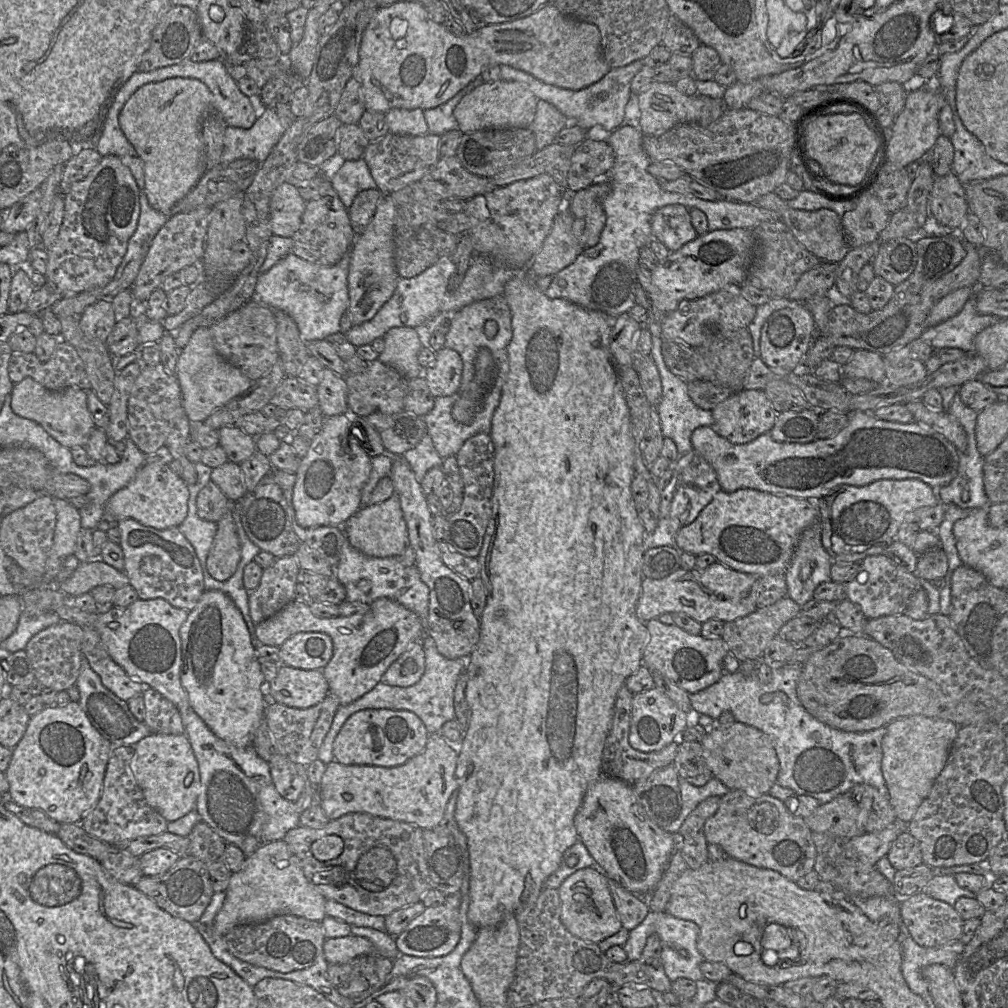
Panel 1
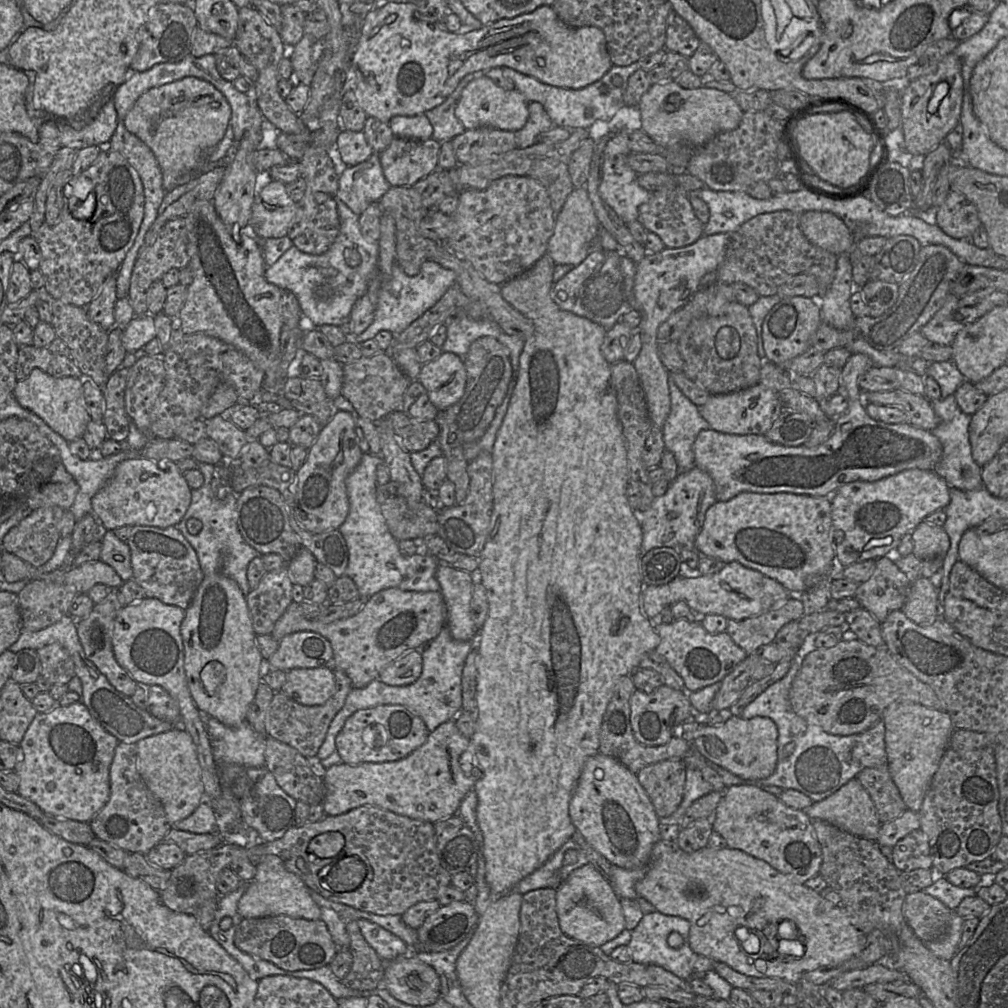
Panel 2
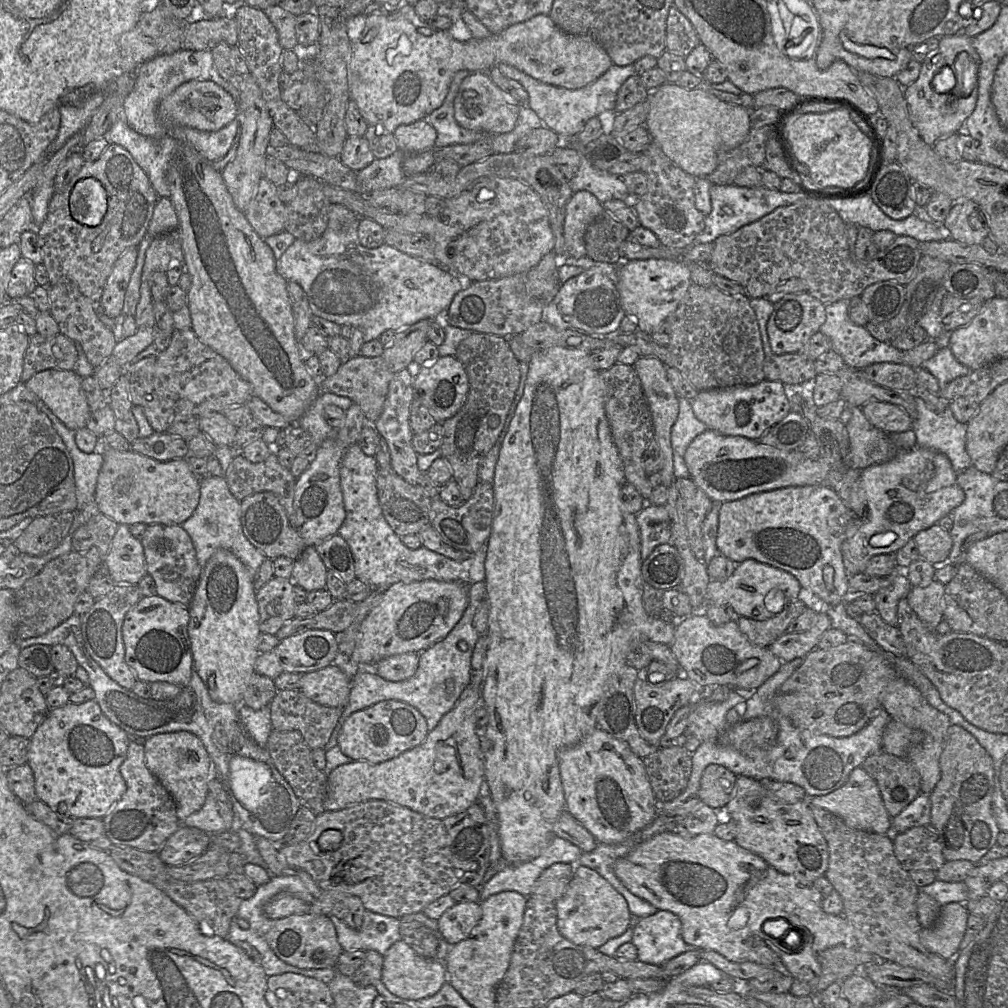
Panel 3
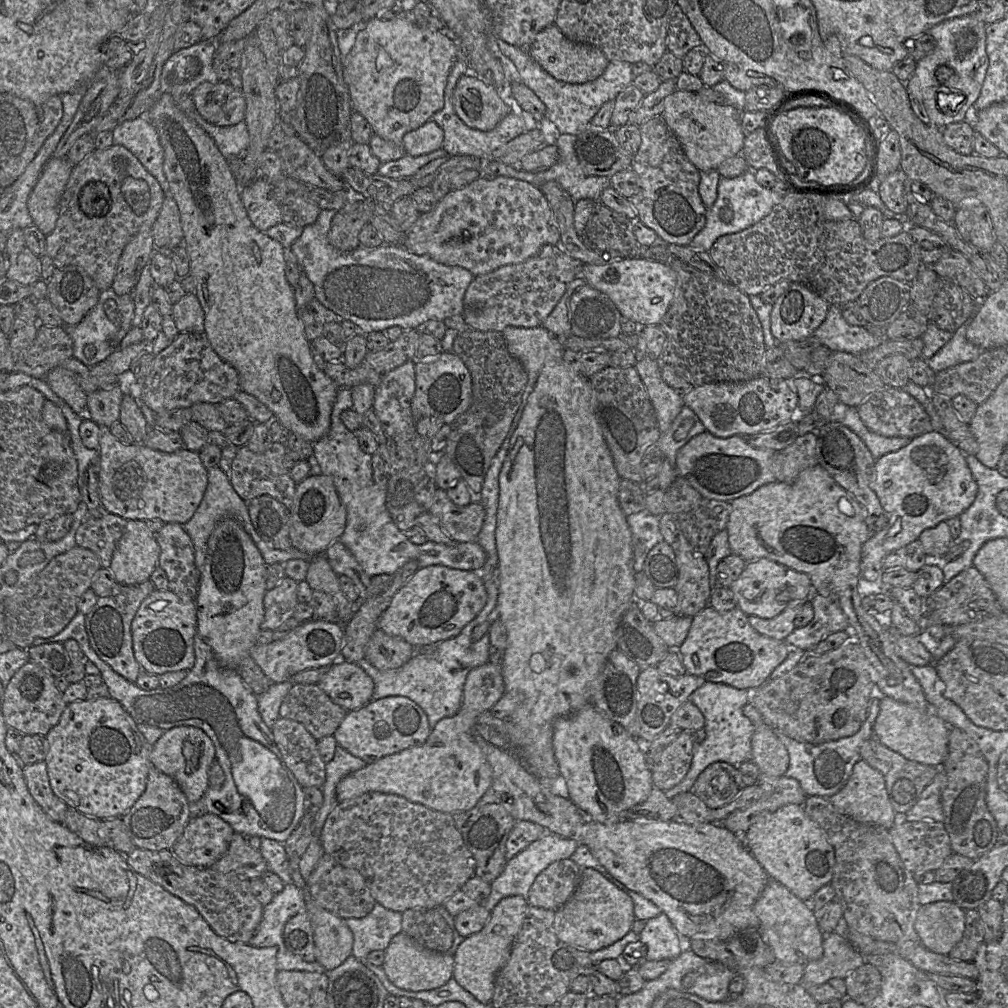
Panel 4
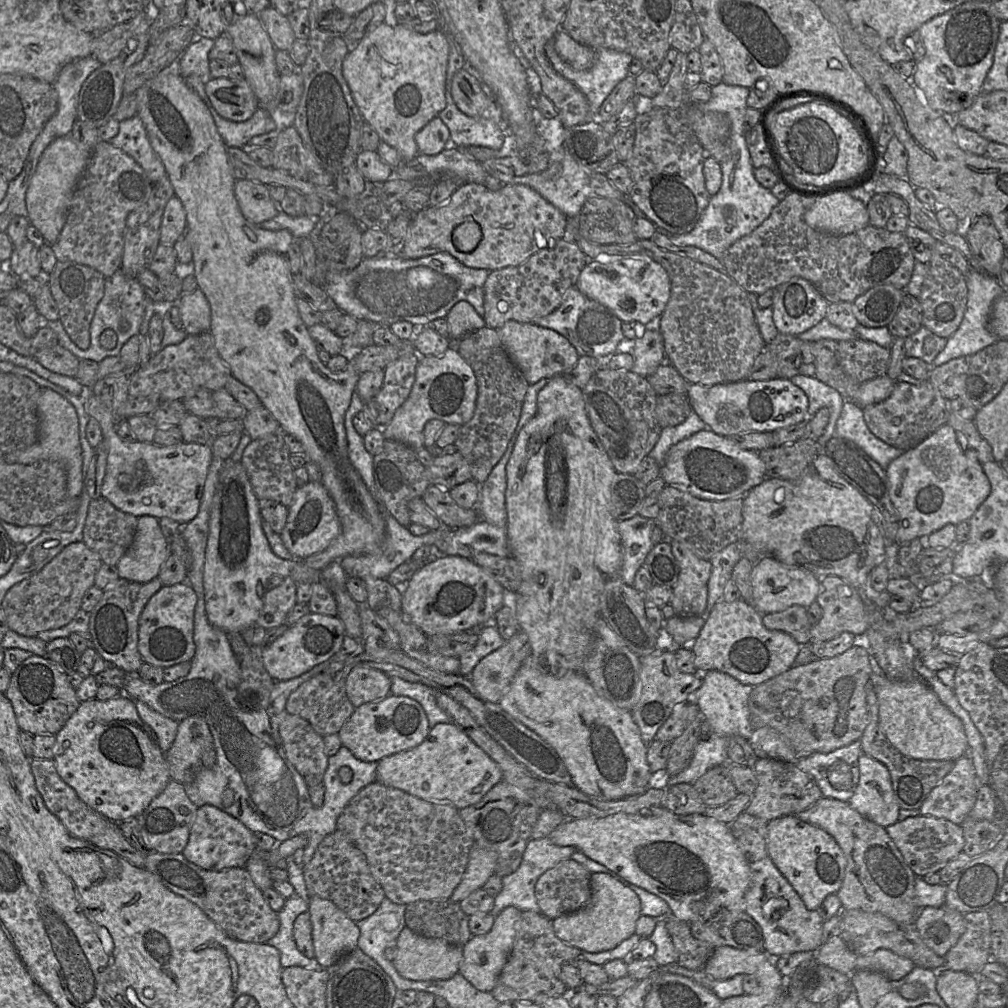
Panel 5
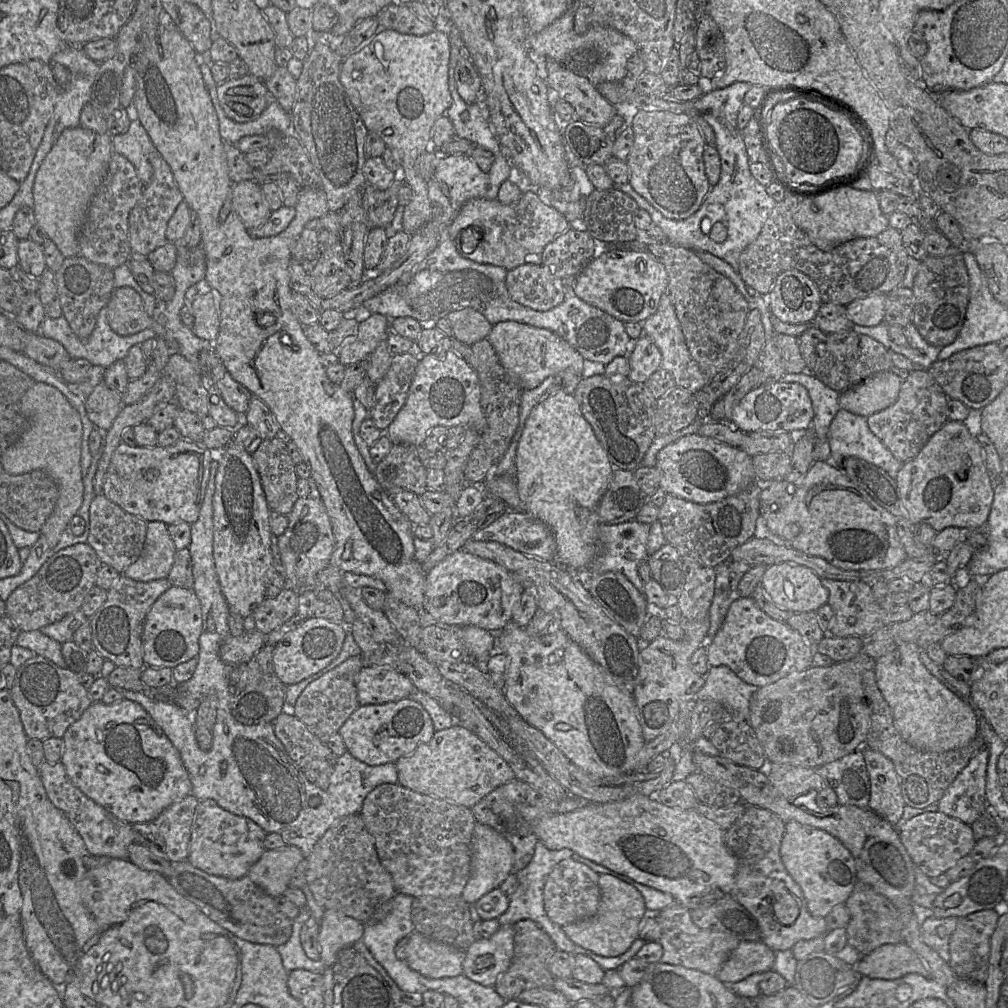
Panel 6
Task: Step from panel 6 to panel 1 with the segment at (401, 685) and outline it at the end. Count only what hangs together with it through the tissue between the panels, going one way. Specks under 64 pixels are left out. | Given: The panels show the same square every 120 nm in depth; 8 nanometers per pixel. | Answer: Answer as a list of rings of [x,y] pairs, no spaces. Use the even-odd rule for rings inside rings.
[[[279,664],[277,676],[268,683],[266,703],[274,701],[293,708],[309,708],[329,694],[329,685],[321,670],[304,670]]]

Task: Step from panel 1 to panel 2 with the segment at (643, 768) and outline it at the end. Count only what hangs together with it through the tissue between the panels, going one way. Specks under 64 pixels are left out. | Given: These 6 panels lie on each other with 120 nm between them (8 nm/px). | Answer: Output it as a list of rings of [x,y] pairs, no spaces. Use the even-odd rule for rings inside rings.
[[[626,675],[617,682],[612,697],[604,713],[599,732],[599,752],[613,757],[637,774],[643,767],[666,759],[680,759],[692,747],[692,743],[679,735],[674,735],[666,744],[659,746],[646,746],[639,743],[634,735],[630,723],[630,697],[635,687],[632,675]]]

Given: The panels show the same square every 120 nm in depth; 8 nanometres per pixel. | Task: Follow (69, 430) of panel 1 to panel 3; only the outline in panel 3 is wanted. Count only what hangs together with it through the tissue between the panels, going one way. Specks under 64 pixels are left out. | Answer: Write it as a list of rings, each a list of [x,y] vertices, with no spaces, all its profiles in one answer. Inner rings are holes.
[[[50,369],[37,373],[25,385],[67,428],[77,431],[86,427],[91,412],[81,379],[74,370]]]

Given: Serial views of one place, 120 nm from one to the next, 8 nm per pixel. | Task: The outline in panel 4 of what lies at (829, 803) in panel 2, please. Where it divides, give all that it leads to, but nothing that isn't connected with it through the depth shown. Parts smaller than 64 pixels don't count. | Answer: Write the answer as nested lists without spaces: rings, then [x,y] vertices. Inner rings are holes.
[[[863,759],[854,765],[844,787],[828,799],[839,812],[860,823],[882,826],[887,830],[894,826],[896,812],[887,794],[884,776]]]

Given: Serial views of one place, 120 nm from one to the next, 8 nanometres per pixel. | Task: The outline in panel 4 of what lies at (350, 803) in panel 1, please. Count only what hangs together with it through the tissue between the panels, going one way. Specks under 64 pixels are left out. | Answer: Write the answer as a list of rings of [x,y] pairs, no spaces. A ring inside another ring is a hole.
[[[486,662],[481,666],[472,668],[466,677],[459,711],[452,717],[440,719],[435,727],[431,729],[423,744],[384,756],[343,777],[336,786],[338,803],[364,793],[380,792],[402,796],[410,802],[422,804],[432,810],[452,815],[456,812],[472,809],[492,783],[491,766],[474,737],[476,719],[481,713],[489,711],[504,693],[505,686],[500,664]]]

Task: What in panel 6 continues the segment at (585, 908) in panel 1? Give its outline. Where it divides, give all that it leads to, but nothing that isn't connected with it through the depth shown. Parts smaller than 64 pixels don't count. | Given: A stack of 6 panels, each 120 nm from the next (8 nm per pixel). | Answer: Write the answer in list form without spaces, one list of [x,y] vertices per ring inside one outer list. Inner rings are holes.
[[[601,873],[599,888],[601,898],[597,913],[591,918],[565,925],[562,928],[567,937],[578,946],[600,956],[620,956],[639,937],[642,923],[649,912],[639,890],[616,876]]]

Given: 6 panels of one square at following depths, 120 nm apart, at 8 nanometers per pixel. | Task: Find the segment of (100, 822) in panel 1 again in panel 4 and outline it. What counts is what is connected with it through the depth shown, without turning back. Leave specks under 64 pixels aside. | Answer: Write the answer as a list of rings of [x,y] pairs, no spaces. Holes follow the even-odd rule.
[[[154,767],[148,773],[143,794],[121,816],[135,847],[152,851],[170,850],[181,836],[189,818],[189,802],[178,783]]]

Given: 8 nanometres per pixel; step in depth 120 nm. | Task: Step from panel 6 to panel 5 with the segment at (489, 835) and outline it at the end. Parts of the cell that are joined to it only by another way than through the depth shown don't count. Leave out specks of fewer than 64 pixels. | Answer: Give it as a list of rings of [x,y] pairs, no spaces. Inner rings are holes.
[[[473,842],[462,880],[450,899],[459,903],[475,890],[483,888],[487,880],[495,873],[496,863],[495,852],[484,849]]]

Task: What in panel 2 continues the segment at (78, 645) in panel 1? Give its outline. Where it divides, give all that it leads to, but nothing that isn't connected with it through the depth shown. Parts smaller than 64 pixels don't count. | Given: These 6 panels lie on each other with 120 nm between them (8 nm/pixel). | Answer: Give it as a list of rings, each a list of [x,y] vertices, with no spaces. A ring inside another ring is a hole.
[[[52,643],[38,650],[41,676],[51,684],[68,684],[76,675],[72,657],[60,643]]]

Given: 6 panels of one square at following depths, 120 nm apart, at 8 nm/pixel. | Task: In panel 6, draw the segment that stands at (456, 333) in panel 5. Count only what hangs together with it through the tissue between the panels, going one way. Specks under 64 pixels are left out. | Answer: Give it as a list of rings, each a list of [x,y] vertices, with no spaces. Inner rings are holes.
[[[471,307],[452,311],[447,318],[452,327],[452,337],[467,345],[486,339],[493,326]]]

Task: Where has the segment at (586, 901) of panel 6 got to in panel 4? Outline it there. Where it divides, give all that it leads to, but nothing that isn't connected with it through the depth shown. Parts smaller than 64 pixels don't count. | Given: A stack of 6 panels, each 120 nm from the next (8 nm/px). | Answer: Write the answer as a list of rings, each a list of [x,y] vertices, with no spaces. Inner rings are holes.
[[[571,858],[553,862],[534,880],[528,894],[529,905],[559,909],[580,884],[582,870]]]

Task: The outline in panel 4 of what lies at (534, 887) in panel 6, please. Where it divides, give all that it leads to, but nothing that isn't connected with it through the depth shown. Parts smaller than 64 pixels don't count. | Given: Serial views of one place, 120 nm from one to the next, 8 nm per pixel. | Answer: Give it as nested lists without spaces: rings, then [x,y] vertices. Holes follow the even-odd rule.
[[[545,833],[511,860],[507,861],[504,871],[491,882],[491,893],[484,906],[488,911],[492,911],[501,899],[508,896],[522,896],[528,901],[529,890],[536,877],[553,862],[570,859],[578,846],[579,843],[575,839]]]

